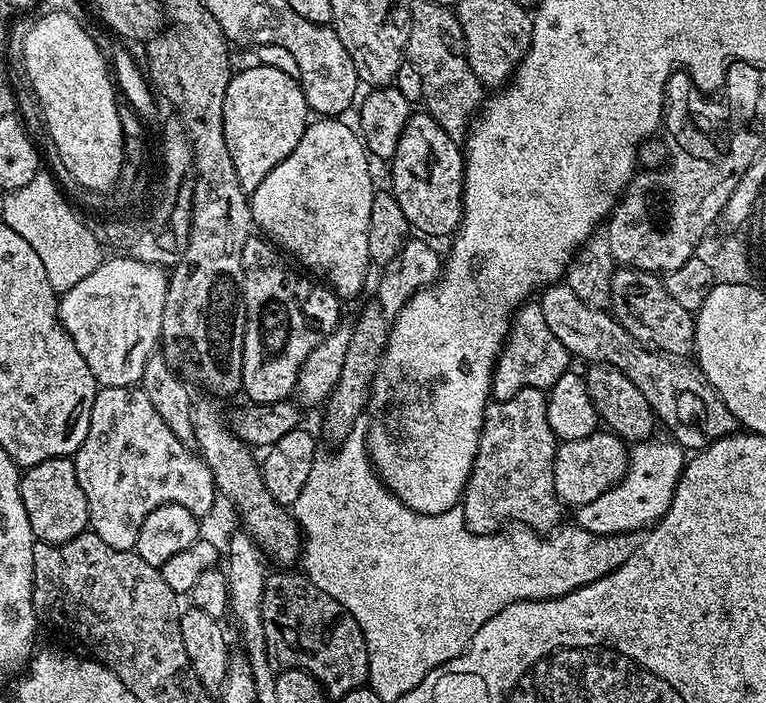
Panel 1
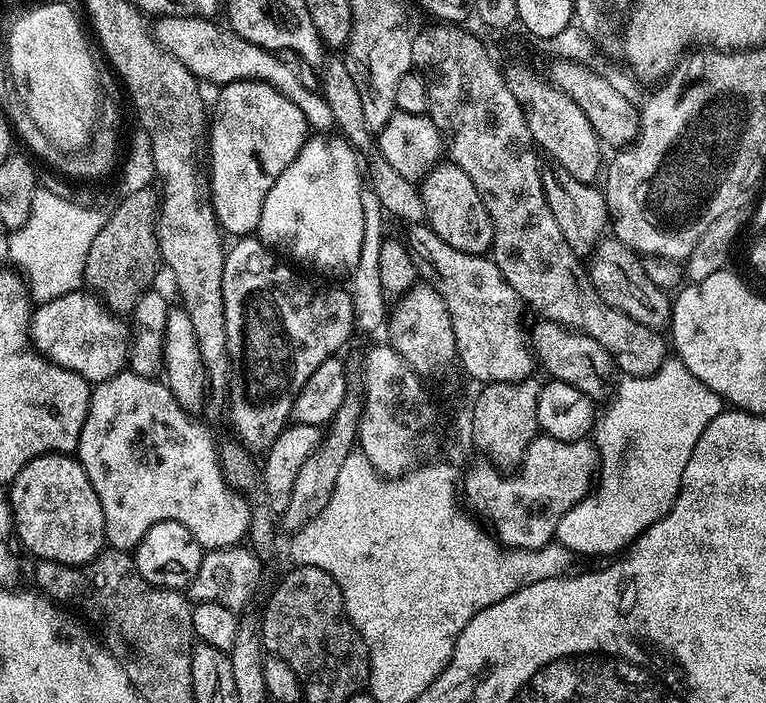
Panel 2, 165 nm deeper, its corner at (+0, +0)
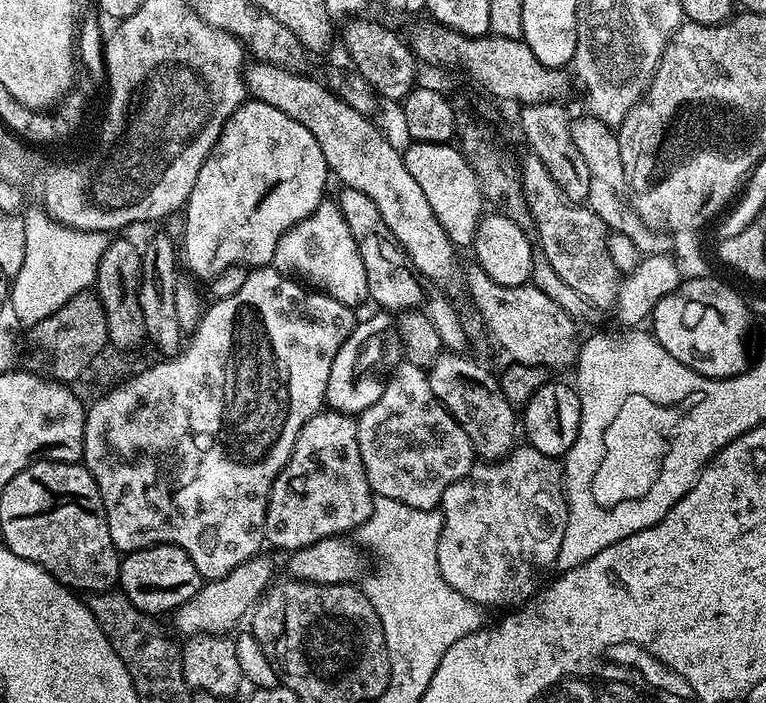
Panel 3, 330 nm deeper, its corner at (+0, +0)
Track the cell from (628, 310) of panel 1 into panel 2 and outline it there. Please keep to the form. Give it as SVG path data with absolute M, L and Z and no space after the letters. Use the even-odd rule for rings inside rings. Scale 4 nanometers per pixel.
M615 238L601 239L600 243L590 252L592 261L587 261L586 271L592 279L594 290L614 310L622 310L634 322L647 328L663 329L672 319L672 300L669 293L663 288L654 286L650 278L646 278L646 270L640 265L641 257L626 247L621 240Z

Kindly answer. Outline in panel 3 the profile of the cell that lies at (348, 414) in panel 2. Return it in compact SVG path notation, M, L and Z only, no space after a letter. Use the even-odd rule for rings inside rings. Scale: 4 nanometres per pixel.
M254 555L246 562L234 566L234 570L230 570L230 574L217 580L201 583L198 594L194 594L194 598L190 598L176 609L174 619L176 619L177 630L184 632L185 637L198 636L202 632L231 633L233 631L231 628L244 615L245 619L253 611L257 602L269 591L270 585L273 583L272 575L276 572L276 564L270 557L264 555Z

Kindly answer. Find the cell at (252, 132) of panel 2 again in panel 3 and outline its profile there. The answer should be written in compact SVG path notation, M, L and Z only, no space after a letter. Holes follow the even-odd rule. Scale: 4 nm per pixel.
M245 99L232 111L218 142L210 150L206 162L200 165L194 190L183 209L183 261L185 258L189 268L204 280L226 271L231 264L271 265L281 234L304 220L325 199L324 187L328 180L330 173L326 158L322 158L322 146L314 142L314 134L310 134L306 126L294 122L294 118L282 114L282 110L274 110L274 106L266 102Z

